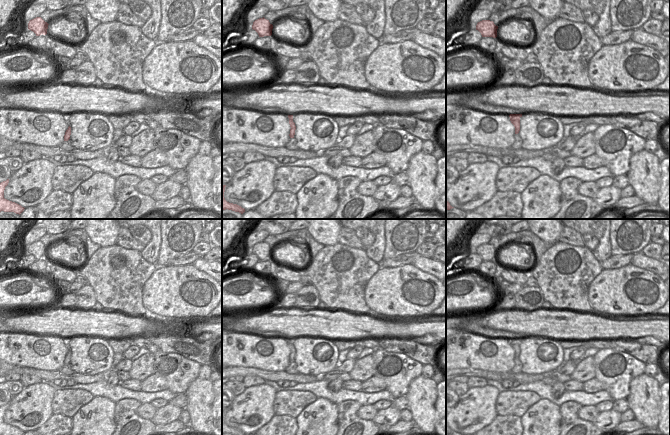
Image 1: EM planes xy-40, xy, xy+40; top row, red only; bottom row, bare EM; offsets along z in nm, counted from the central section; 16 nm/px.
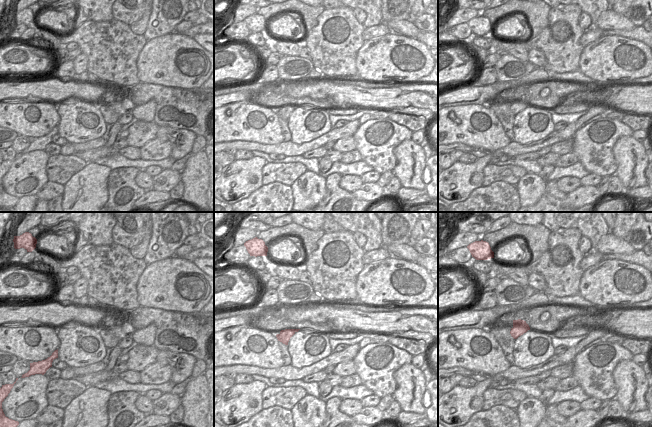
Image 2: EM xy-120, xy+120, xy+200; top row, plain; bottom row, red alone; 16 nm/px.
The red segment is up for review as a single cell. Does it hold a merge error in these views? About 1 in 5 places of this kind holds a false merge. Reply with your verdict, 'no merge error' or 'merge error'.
no merge error

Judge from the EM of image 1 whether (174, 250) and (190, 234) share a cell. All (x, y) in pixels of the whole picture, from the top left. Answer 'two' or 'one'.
one

